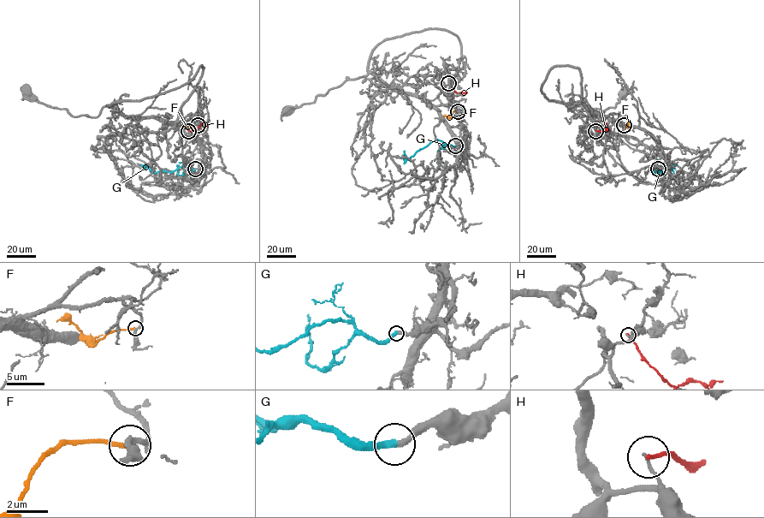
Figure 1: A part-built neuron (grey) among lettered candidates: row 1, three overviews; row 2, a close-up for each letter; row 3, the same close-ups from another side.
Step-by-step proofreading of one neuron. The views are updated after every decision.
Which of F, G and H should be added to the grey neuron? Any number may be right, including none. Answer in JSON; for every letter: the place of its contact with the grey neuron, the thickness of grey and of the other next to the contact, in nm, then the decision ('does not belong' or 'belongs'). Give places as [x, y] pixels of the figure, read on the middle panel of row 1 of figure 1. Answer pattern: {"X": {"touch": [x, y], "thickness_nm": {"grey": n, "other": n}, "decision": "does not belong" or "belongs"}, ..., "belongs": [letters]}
{"F": {"touch": [458, 111], "thickness_nm": {"grey": 240, "other": 220}, "decision": "does not belong"}, "G": {"touch": [455, 145], "thickness_nm": {"grey": 360, "other": 360}, "decision": "belongs"}, "H": {"touch": [448, 83], "thickness_nm": {"grey": 140, "other": 190}, "decision": "does not belong"}, "belongs": ["G"]}

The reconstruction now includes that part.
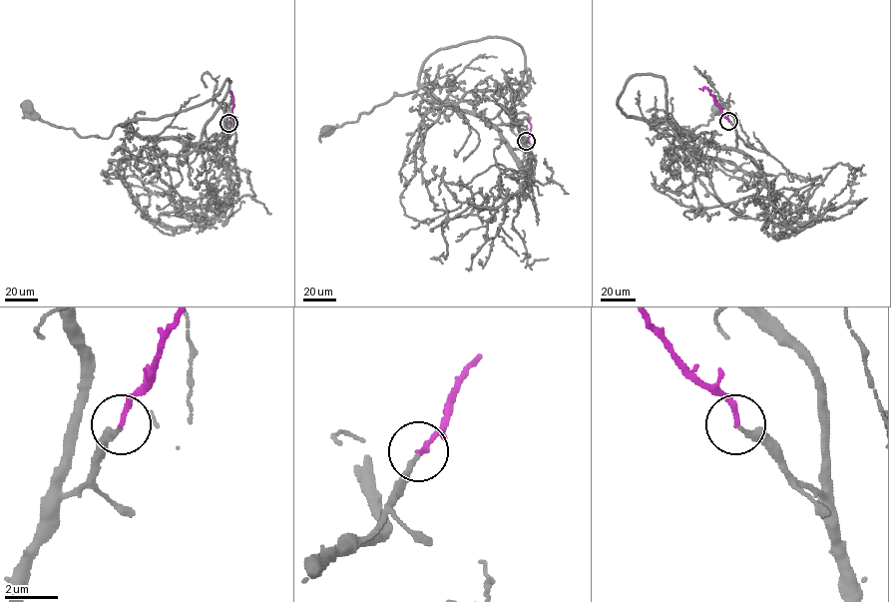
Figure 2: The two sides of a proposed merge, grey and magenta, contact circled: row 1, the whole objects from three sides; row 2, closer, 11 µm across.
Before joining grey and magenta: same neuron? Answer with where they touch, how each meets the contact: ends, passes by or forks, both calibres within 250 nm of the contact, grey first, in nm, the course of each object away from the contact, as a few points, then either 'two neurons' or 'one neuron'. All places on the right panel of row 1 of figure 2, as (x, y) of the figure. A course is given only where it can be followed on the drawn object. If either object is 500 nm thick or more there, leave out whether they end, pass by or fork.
at (728, 121); grey ends there; magenta ends there; 240 nm thick on the grey side, 190 nm on the other; grey runs (728, 121), (736, 131), (735, 148), (709, 147), (671, 125), (678, 137), (688, 136), (706, 125), (718, 108); magenta runs (728, 121), (710, 92), (704, 87), (699, 88); one neuron

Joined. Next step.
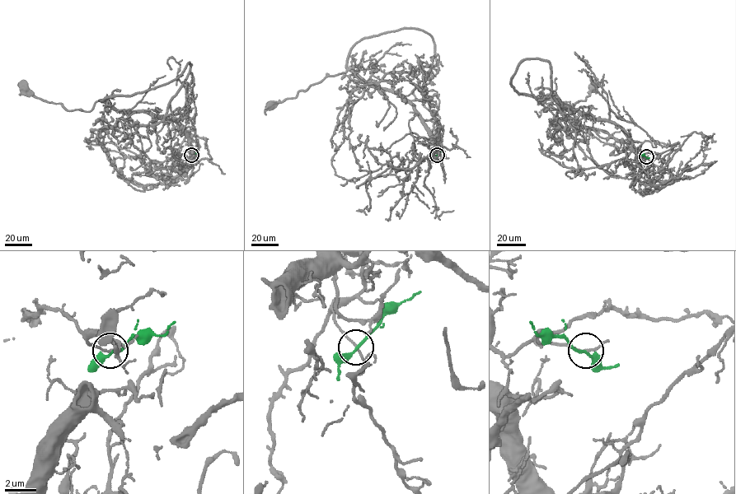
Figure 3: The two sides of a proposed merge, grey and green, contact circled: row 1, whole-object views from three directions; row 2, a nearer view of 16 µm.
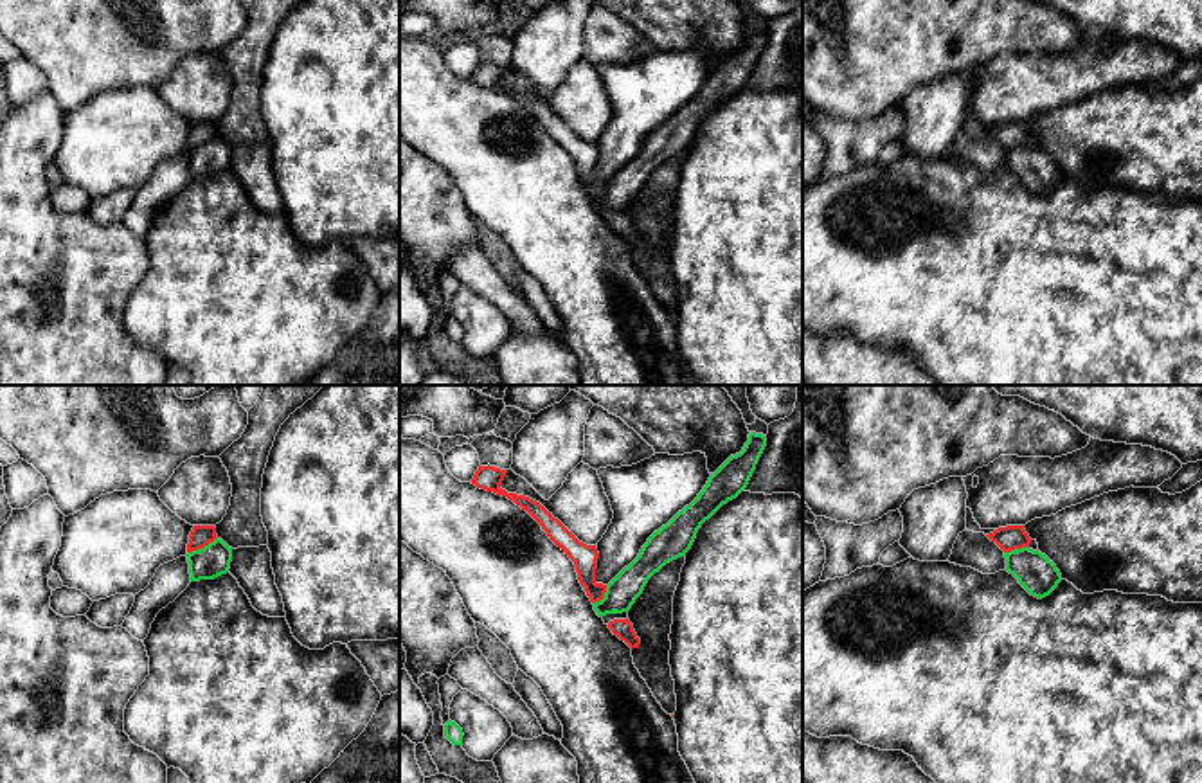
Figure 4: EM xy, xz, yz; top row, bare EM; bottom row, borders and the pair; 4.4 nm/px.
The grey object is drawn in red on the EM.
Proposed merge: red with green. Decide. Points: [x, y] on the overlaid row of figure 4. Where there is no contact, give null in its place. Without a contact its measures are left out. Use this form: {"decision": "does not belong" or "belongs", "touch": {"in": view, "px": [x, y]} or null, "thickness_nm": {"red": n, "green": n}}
{"decision": "does not belong", "touch": {"in": "xy", "px": [202, 548]}, "thickness_nm": {"red": 100, "green": 150}}

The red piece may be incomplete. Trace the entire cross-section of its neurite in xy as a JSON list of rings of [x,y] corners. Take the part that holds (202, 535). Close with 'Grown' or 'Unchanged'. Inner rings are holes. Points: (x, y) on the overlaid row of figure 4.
[[[194,526],[189,535],[187,553],[203,549],[218,538],[214,526]]]. Unchanged

